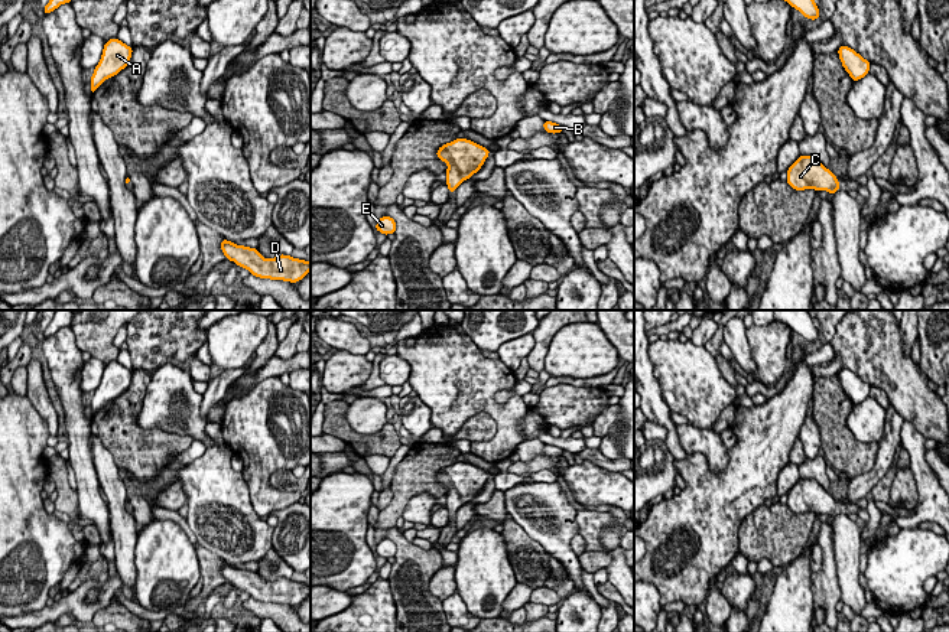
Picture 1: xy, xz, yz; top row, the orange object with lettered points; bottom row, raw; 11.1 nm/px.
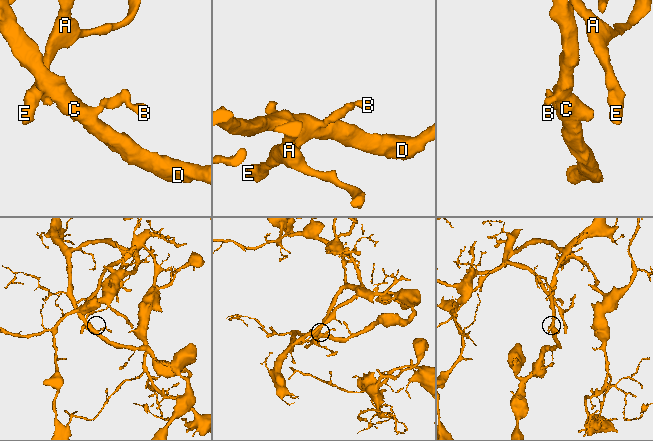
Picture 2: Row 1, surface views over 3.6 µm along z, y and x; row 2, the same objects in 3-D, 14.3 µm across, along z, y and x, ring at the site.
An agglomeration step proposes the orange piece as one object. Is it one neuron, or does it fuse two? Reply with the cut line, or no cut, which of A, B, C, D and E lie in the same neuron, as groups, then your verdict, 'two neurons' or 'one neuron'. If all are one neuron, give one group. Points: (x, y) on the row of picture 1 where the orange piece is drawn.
no cut | A B C D E | one neuron

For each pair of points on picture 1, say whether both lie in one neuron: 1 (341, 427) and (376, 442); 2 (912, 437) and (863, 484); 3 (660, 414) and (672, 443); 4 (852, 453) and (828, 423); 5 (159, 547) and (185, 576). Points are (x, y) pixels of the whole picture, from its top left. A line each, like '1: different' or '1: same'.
1: same
2: different
3: same
4: same
5: same

